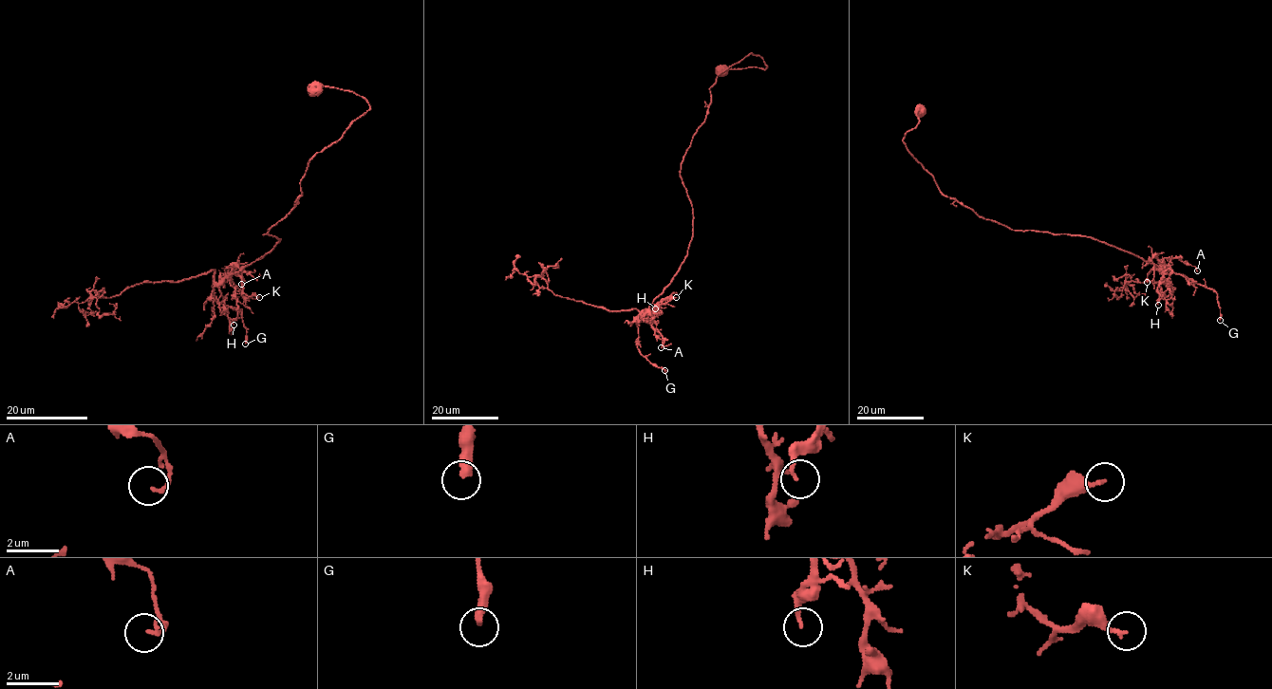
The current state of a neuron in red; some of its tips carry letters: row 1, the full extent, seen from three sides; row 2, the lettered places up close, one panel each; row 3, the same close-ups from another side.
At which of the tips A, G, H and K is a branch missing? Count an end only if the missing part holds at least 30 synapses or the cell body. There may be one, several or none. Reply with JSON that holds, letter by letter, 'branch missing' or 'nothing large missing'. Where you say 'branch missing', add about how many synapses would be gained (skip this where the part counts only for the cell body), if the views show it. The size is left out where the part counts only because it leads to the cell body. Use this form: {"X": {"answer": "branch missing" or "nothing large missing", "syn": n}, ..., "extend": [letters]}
{"A": {"answer": "nothing large missing"}, "G": {"answer": "nothing large missing"}, "H": {"answer": "nothing large missing"}, "K": {"answer": "nothing large missing"}, "extend": []}

